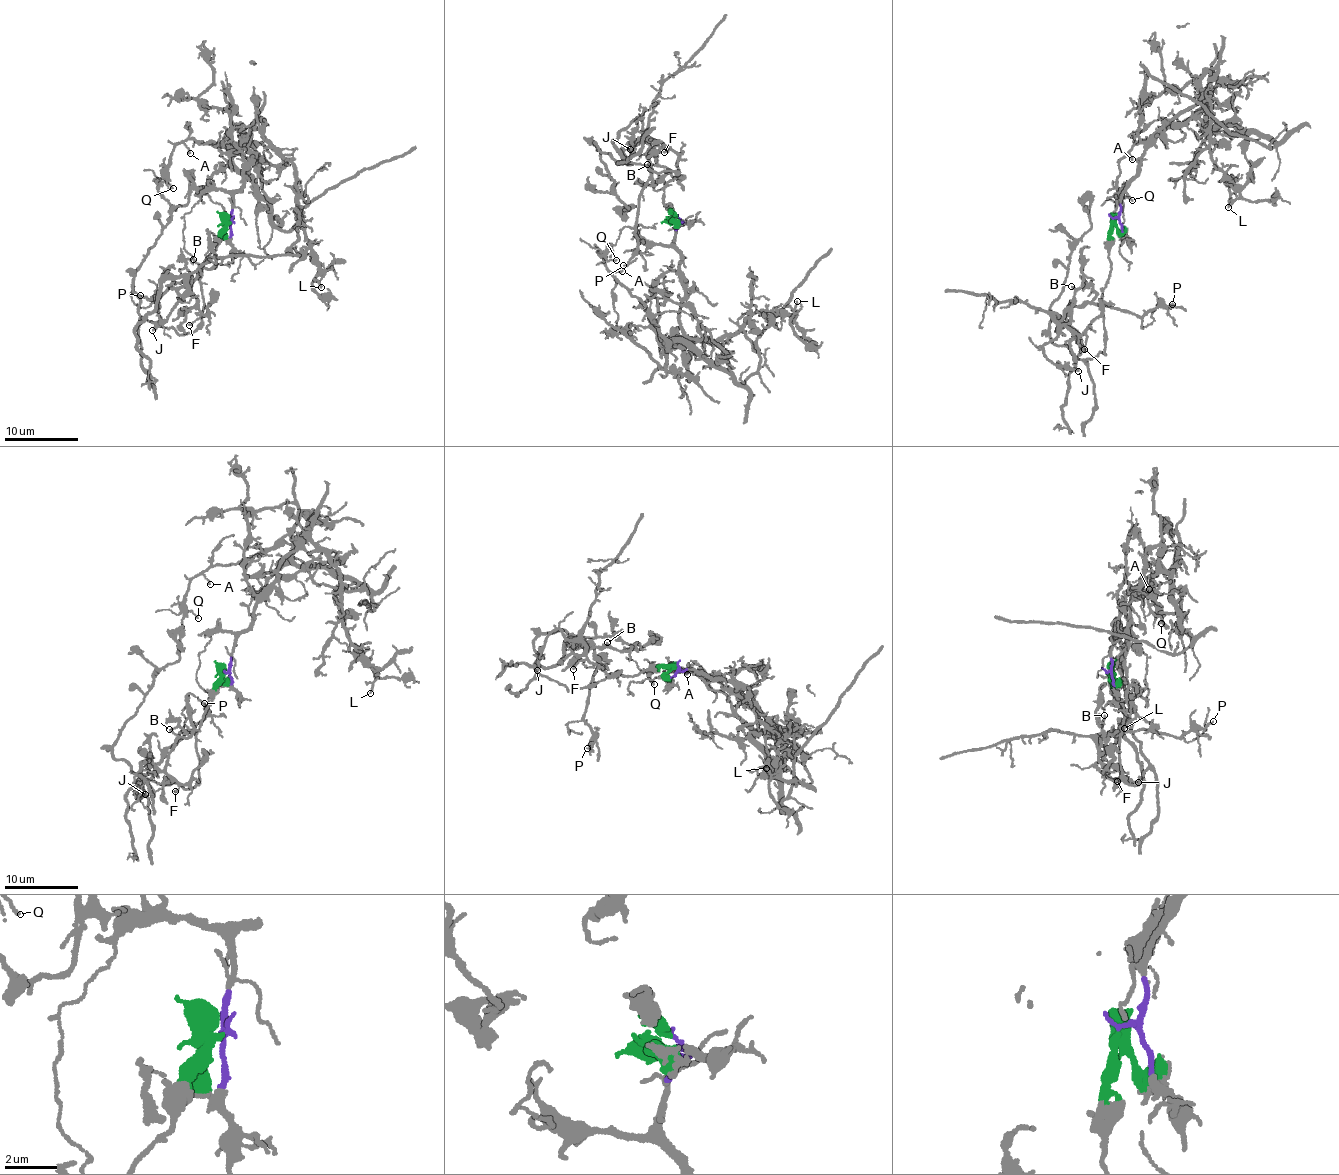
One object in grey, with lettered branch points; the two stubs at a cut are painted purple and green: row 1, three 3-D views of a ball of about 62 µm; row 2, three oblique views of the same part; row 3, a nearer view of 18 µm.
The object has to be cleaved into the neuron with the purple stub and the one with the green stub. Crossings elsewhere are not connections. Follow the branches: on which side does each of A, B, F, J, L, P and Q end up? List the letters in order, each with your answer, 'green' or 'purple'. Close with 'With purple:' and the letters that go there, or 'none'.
A: purple
B: green
F: green
J: green
L: purple
P: green
Q: purple
With purple: A, L, Q

